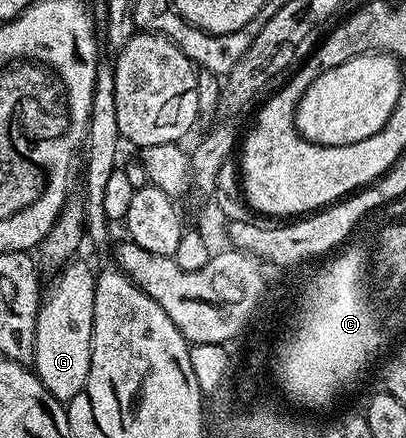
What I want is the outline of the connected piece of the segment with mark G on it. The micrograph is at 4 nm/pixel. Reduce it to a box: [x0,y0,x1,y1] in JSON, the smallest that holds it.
[33,261,96,401]

